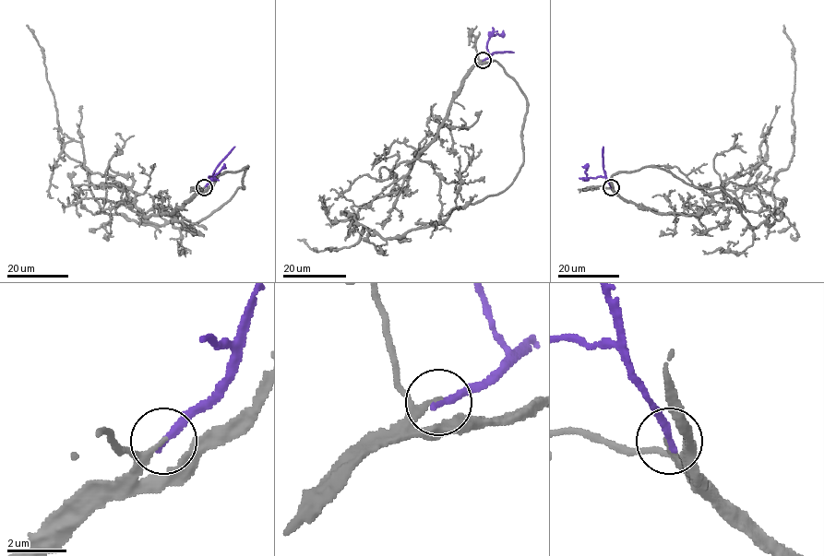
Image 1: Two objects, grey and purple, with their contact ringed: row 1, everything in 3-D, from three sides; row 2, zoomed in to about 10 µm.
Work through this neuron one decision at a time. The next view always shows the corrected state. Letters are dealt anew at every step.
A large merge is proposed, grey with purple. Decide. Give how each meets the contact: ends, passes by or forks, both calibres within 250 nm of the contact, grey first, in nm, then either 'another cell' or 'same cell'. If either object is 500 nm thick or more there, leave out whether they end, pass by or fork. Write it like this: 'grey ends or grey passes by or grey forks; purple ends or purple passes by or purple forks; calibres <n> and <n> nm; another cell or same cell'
grey passes by; purple ends; calibres 120 and 280 nm; same cell

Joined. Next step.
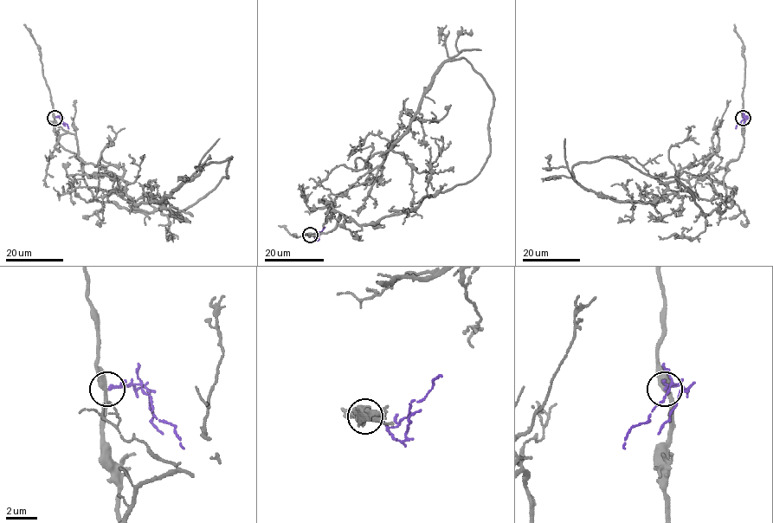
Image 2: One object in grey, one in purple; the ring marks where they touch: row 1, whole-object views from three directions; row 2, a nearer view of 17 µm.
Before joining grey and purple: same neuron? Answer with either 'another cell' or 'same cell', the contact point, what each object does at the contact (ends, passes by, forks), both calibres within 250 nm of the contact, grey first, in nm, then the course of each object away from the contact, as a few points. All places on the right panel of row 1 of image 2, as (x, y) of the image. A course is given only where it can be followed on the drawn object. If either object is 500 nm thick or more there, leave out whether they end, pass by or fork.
another cell | (743, 118) | grey passes by | purple passes by | 380/130 nm | grey via (743, 118), (721, 212), (621, 159), (573, 166), (585, 189), (655, 203), (717, 132), (704, 186) | purple via (743, 118), (736, 128)

